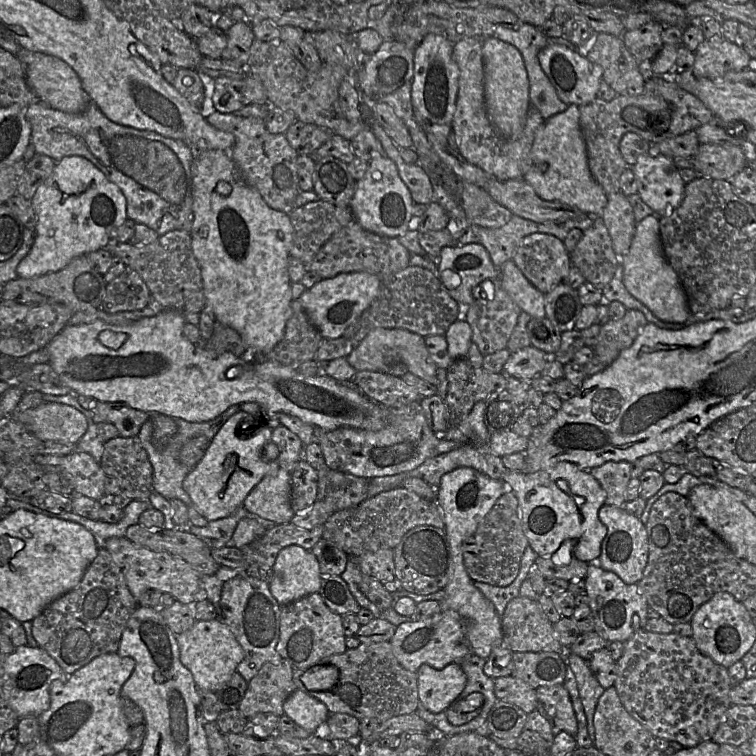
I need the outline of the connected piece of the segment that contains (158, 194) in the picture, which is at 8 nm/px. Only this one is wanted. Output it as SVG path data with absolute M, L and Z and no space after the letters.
M36 101L25 108L25 116L30 124L31 144L36 153L49 156L56 162L73 155L89 160L123 193L126 199L127 218L148 226L158 236L172 230L190 233L193 221L191 167L195 151L185 142L164 137L153 131L138 130L114 123L93 102L89 102L83 111L73 114Z

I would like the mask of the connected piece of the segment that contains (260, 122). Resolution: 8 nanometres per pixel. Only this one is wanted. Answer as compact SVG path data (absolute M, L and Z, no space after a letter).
M215 111L205 118L214 128L234 135L235 142L228 152L238 175L255 188L263 200L272 208L289 214L296 207L316 201L319 196L313 191L301 191L298 187L296 160L298 153L290 146L283 133L269 133L265 119L241 117L234 113Z

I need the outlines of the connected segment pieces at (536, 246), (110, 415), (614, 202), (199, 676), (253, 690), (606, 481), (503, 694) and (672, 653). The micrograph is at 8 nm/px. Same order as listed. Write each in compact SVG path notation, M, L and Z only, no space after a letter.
M545 233L524 237L512 260L530 283L544 294L562 283L572 265L563 241Z
M96 401L90 410L94 423L111 423L122 437L135 437L150 414L123 403Z
M621 192L609 194L601 219L610 235L617 256L624 256L633 239L636 221L627 197Z
M217 619L196 621L191 629L176 636L180 661L192 673L199 689L216 692L230 680L243 660L243 650L231 630Z
M283 658L264 664L248 682L238 710L248 719L258 713L283 716L284 702L297 690L293 674L294 668Z
M608 461L588 471L606 492L605 504L623 508L626 502L626 490L630 479L632 479L630 463Z
M513 675L494 678L494 693L497 699L512 703L527 714L538 705L535 689Z
M641 628L624 642L623 654L616 664L617 677L613 686L620 701L627 712L656 738L674 741L683 747L710 741L732 705L732 686L727 668L700 652L692 636L681 636L675 632L655 633Z

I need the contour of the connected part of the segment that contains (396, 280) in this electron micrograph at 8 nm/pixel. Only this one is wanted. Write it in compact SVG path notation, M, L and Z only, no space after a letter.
M409 265L381 281L379 293L361 315L361 327L354 337L323 338L314 359L320 363L347 357L376 328L401 328L423 337L445 335L449 326L458 319L458 312L458 302L449 295L435 273L420 266Z

